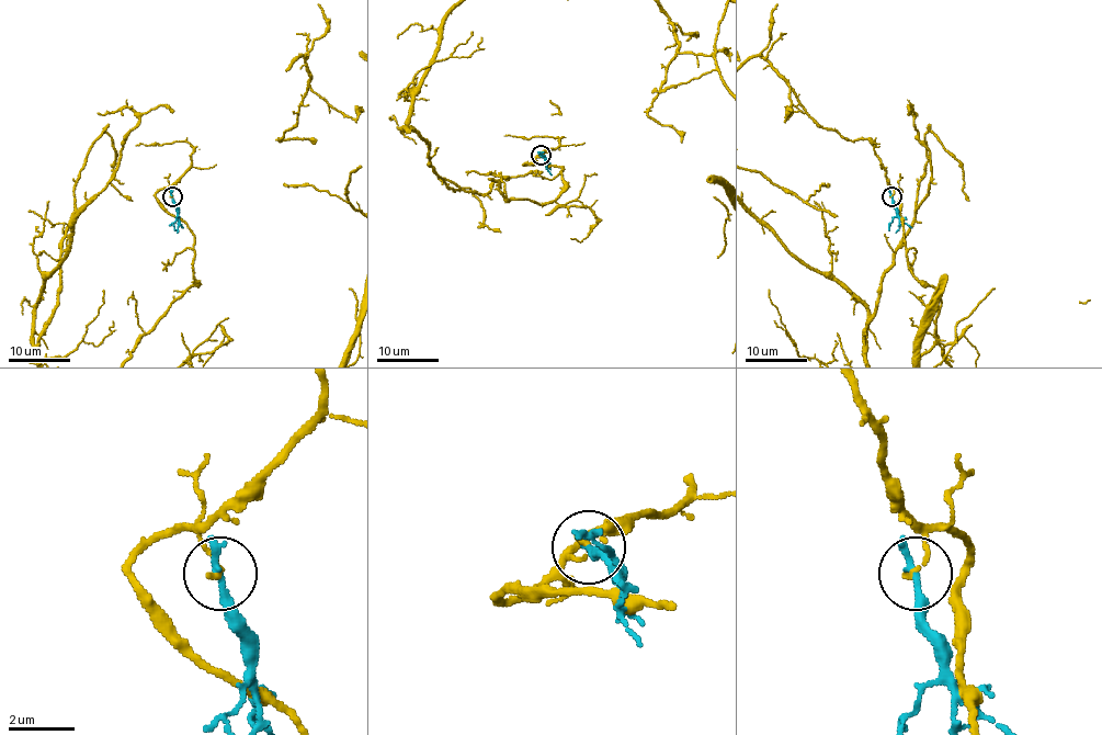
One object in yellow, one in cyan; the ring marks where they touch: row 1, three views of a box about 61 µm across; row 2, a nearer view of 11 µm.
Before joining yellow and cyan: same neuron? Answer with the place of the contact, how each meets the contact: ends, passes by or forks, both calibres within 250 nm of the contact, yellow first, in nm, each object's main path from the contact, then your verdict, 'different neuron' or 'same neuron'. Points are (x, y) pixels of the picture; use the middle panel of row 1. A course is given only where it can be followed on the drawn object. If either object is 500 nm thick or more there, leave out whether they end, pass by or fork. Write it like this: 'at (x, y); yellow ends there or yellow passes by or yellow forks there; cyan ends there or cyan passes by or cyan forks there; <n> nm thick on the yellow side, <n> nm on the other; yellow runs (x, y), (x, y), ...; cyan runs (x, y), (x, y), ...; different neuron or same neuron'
at (541, 155); yellow ends there; cyan ends there; 150 nm thick on the yellow side, 300 nm on the other; cyan runs (540, 155), (550, 174); different neuron

